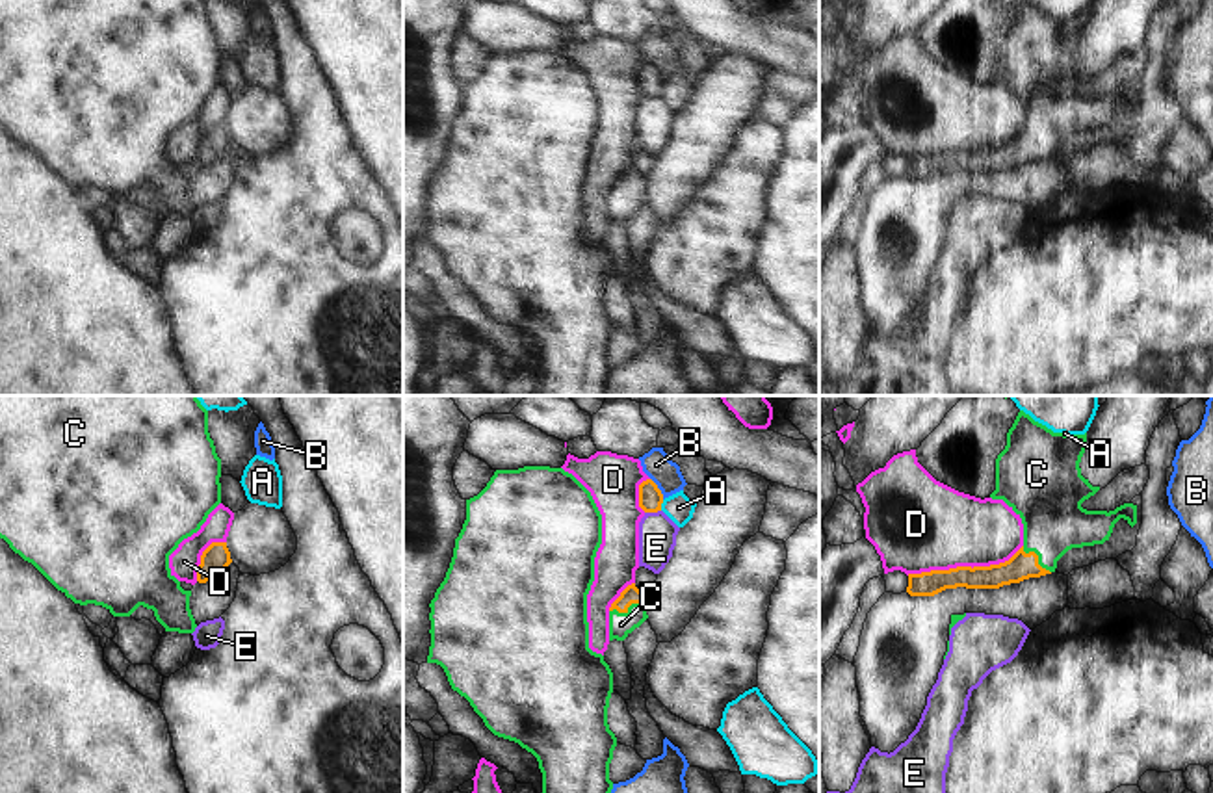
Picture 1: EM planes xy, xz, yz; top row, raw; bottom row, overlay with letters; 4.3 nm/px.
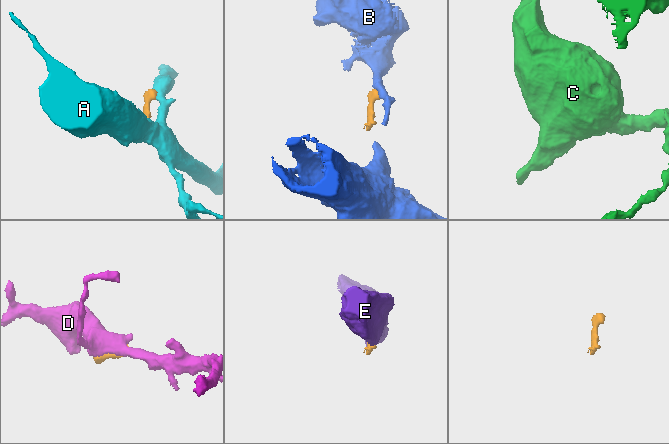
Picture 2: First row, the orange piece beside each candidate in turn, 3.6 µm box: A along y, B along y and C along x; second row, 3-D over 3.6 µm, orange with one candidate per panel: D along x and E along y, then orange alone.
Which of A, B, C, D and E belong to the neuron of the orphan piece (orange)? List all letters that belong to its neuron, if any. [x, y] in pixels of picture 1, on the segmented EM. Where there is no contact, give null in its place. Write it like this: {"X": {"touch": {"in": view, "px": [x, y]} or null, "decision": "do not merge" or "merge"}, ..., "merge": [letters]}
{"A": {"touch": {"in": "xz", "px": [660, 506]}, "decision": "do not merge"}, "B": {"touch": {"in": "xz", "px": [658, 489]}, "decision": "do not merge"}, "C": {"touch": {"in": "xz", "px": [626, 610]}, "decision": "merge"}, "D": {"touch": {"in": "yz", "px": [965, 567]}, "decision": "do not merge"}, "E": {"touch": {"in": "xz", "px": [652, 511]}, "decision": "do not merge"}, "merge": ["C"]}

